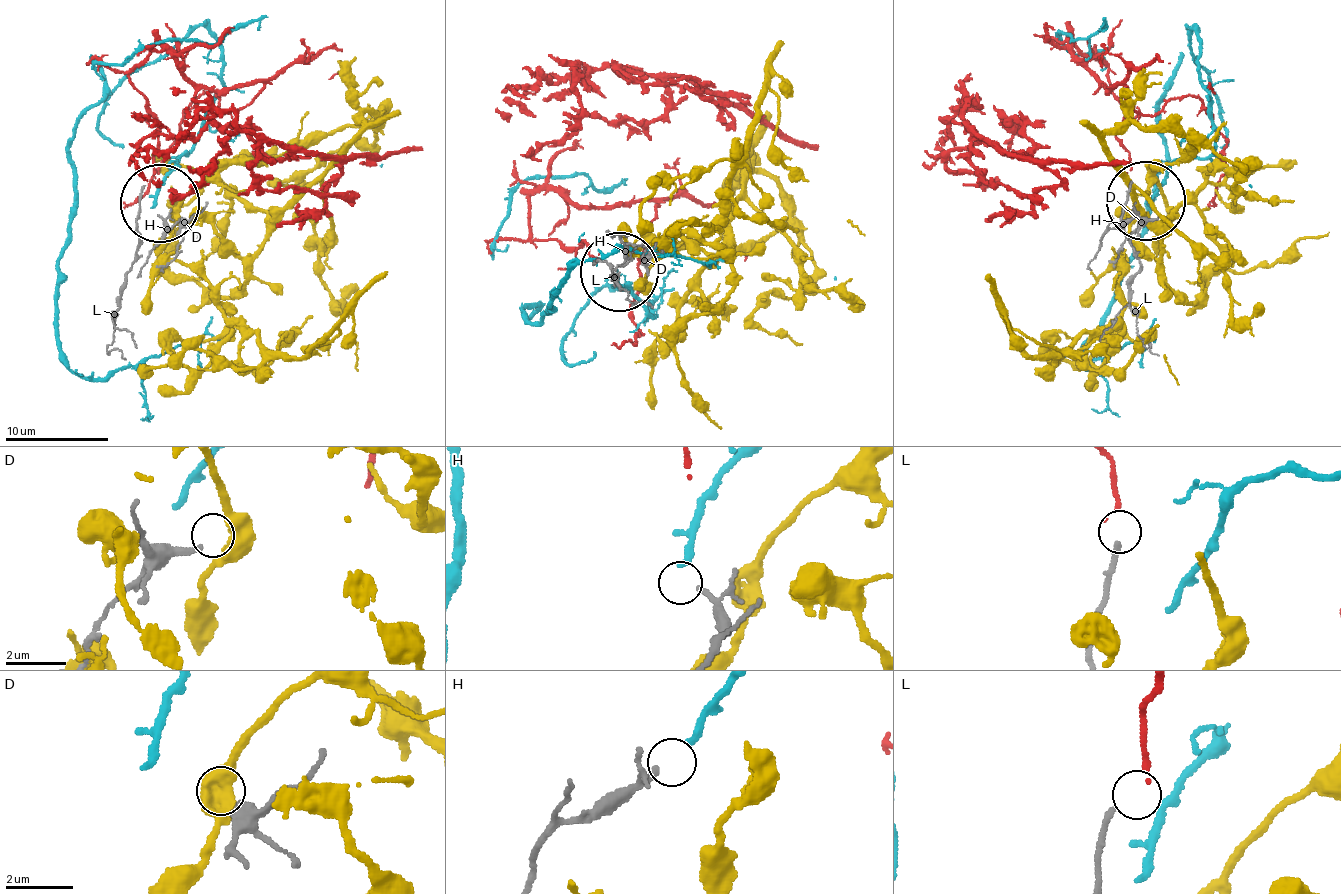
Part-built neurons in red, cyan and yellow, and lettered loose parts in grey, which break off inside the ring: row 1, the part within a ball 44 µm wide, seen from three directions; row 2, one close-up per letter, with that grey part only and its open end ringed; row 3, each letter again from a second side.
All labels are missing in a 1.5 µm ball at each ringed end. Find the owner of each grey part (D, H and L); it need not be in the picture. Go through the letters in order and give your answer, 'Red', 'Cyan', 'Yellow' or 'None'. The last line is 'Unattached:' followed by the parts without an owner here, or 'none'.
D: None
H: Cyan
L: Red
Unattached: D

